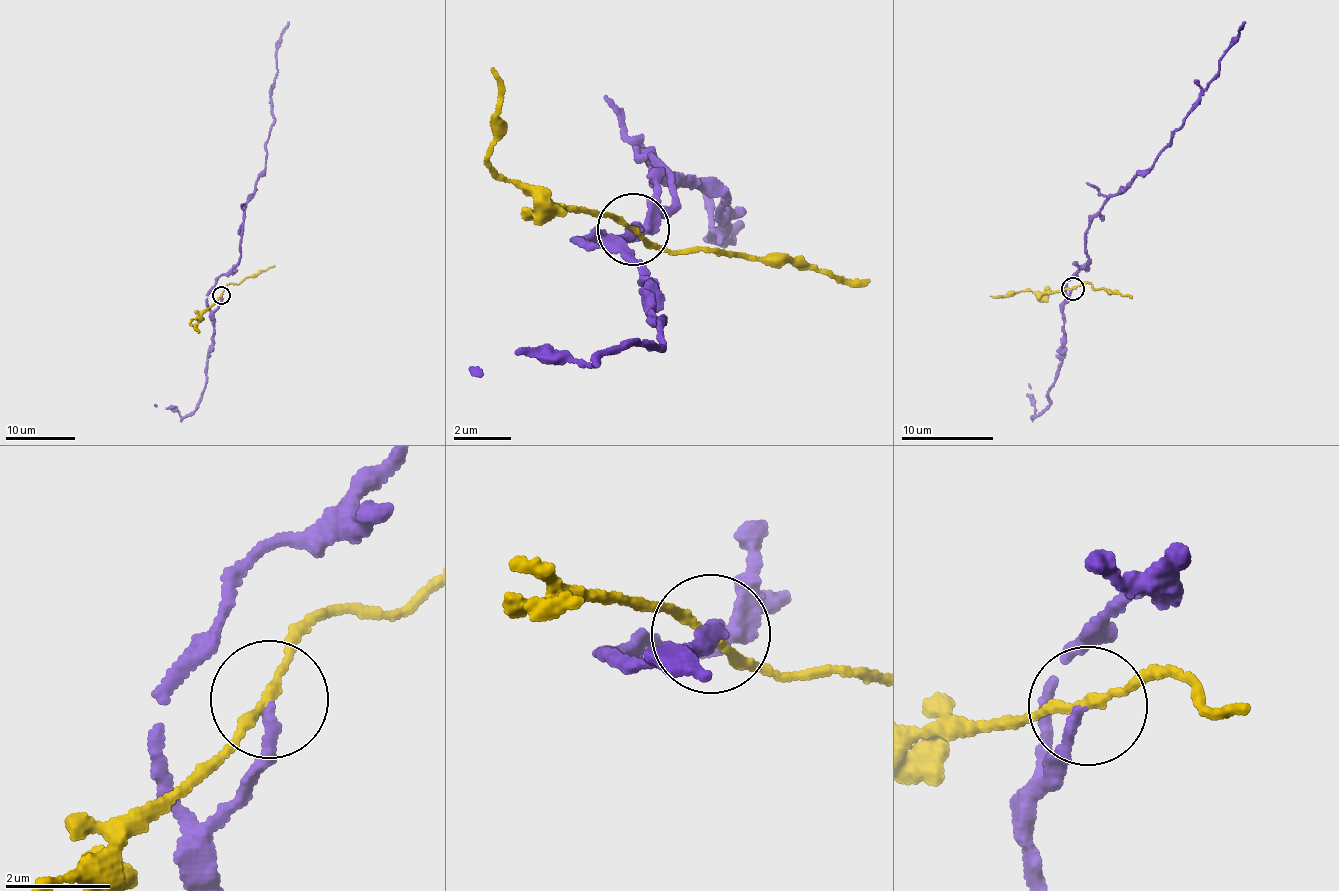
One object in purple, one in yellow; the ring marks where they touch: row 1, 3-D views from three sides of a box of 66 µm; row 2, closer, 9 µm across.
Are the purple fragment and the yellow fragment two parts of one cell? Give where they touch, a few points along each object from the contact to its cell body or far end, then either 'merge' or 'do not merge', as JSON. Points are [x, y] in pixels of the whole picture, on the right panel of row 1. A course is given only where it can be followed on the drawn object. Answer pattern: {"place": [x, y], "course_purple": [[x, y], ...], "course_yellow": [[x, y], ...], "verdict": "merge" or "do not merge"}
{"place": [1073, 288], "course_purple": [[1072, 289], [1064, 301], [1068, 279], [1088, 269], [1090, 217], [1153, 165], [1245, 23]], "course_yellow": [[1072, 289], [1023, 291], [990, 297]], "verdict": "do not merge"}

